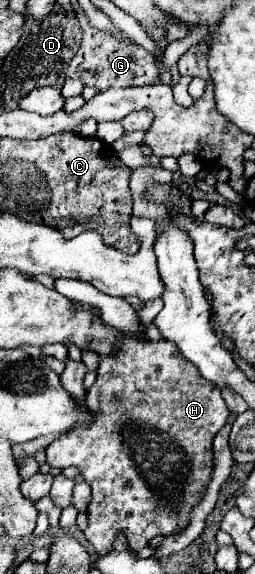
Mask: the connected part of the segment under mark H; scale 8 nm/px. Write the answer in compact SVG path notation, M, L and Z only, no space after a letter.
M121 340L119 342L119 352L115 356L101 356L99 358L99 368L97 368L97 380L95 384L87 390L87 396L85 396L85 404L89 408L89 414L91 414L91 420L89 424L81 426L81 428L75 428L71 432L67 432L65 436L57 438L49 448L47 448L47 462L53 466L53 468L67 468L67 466L77 466L85 478L85 482L91 486L93 490L93 500L89 502L87 506L87 520L89 520L89 526L85 530L85 538L93 544L95 548L95 554L97 556L107 556L109 552L113 552L115 548L115 540L117 540L117 534L123 534L125 540L127 540L127 546L131 552L135 550L141 550L149 544L151 538L155 536L171 536L171 534L179 534L183 532L187 526L189 526L189 520L191 520L191 512L193 508L203 500L205 492L207 492L207 486L211 482L211 472L213 472L213 438L215 434L223 428L223 424L227 422L227 416L229 416L229 410L227 410L227 404L221 396L221 390L219 386L211 384L209 380L205 380L203 376L199 376L199 370L179 352L179 348L167 340L159 340L159 342L151 342L151 340Z

